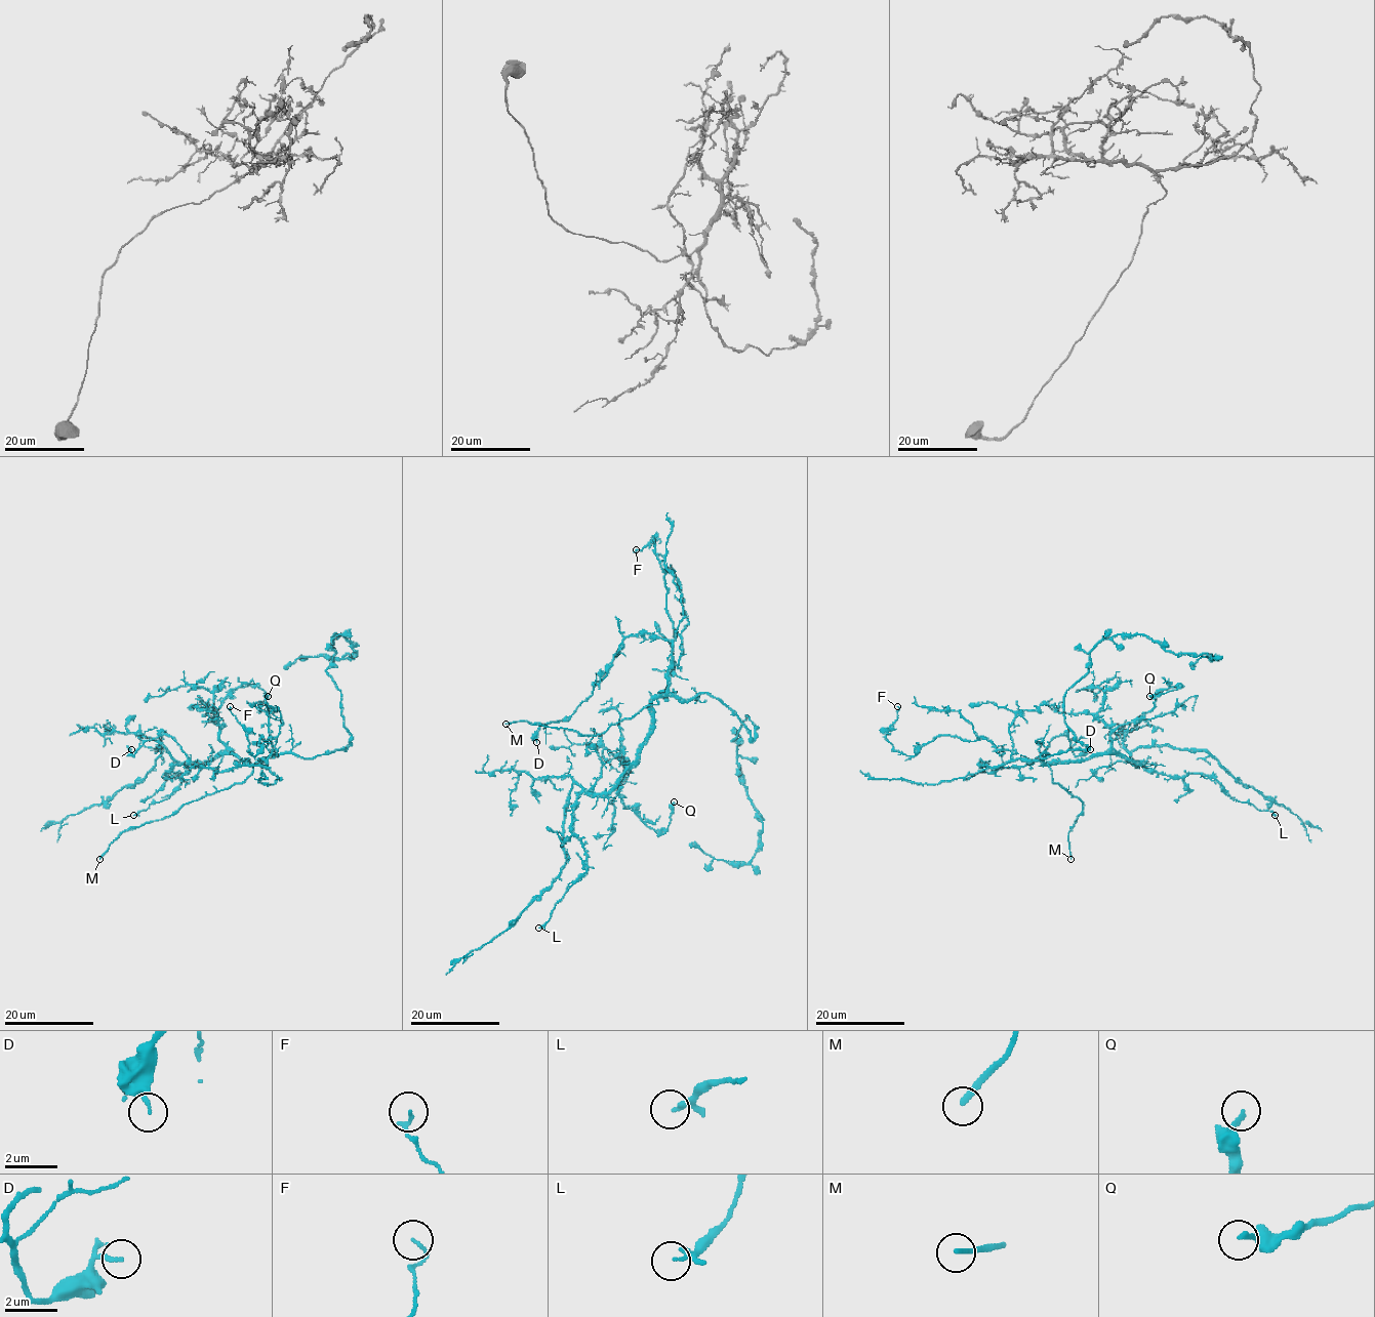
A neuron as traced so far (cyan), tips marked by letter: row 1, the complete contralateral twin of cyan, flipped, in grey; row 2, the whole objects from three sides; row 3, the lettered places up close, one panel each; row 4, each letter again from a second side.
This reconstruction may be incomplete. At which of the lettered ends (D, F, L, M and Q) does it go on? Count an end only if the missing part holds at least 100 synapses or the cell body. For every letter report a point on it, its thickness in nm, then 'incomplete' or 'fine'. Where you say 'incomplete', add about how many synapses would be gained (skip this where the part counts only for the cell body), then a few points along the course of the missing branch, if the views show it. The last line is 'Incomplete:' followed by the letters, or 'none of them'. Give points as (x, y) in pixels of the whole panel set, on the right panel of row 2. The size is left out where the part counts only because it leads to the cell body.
D: at (1090, 749); 130 nm thick; fine
F: at (897, 706); 160 nm thick; fine
L: at (1275, 815); 120 nm thick; fine
M: at (1070, 859); 190 nm thick; incomplete
Q: at (1149, 696); 180 nm thick; fine
Incomplete: M

